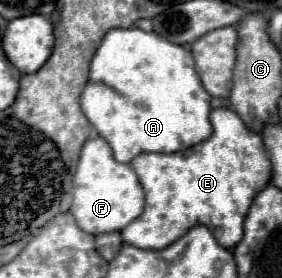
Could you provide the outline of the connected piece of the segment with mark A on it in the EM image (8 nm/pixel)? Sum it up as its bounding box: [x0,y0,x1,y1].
[82,27,212,163]

